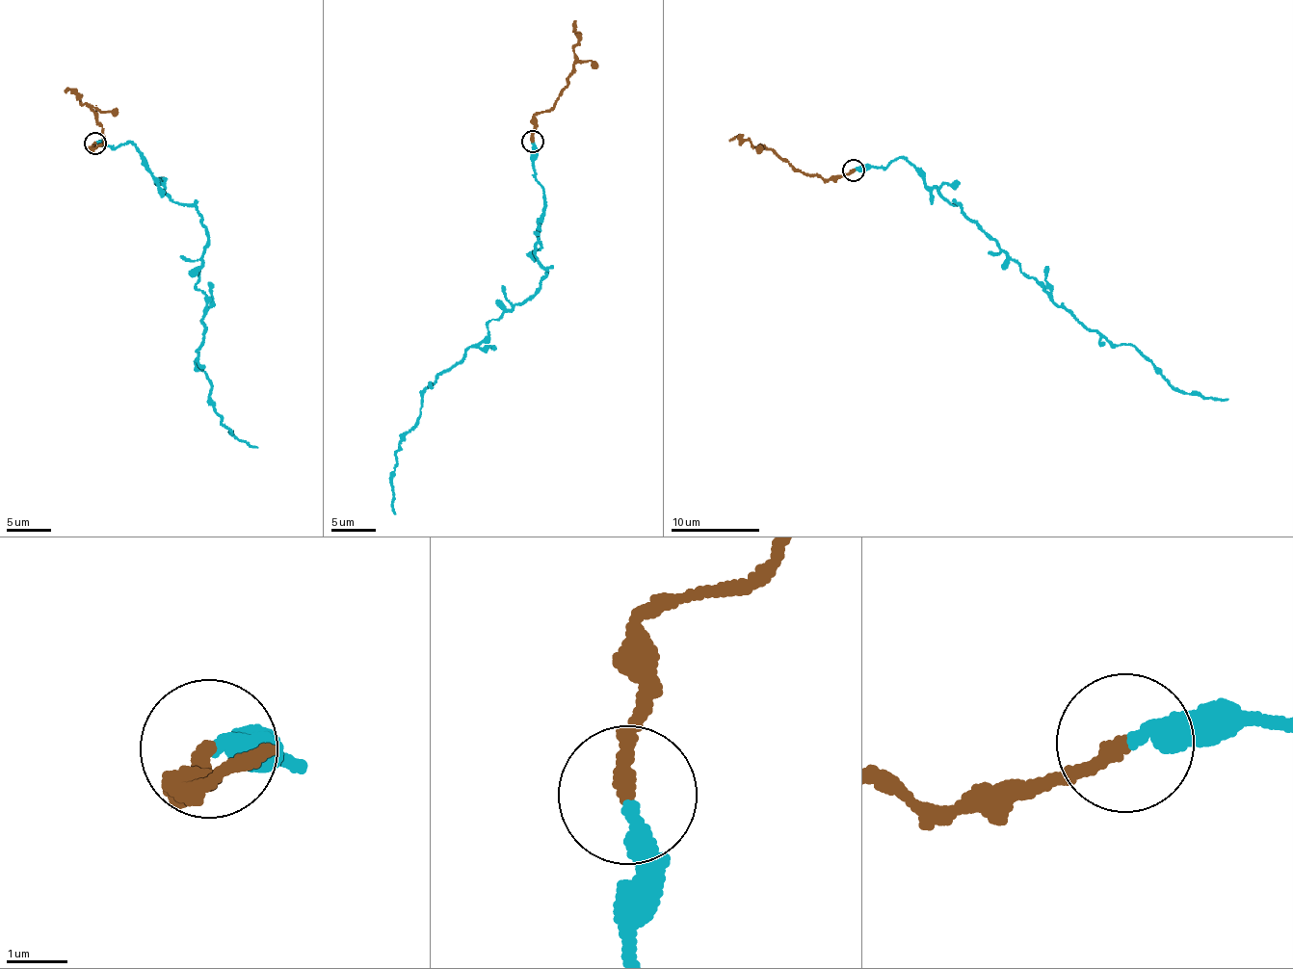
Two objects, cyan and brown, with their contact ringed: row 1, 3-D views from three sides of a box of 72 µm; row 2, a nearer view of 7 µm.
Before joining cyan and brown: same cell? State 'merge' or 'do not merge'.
merge

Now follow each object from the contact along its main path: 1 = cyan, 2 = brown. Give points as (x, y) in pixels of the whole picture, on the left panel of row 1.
1: (95, 143), (132, 143), (169, 197), (200, 215), (196, 368), (221, 423), (258, 448)
2: (95, 143), (92, 147), (104, 144), (93, 111), (69, 89), (67, 91)

